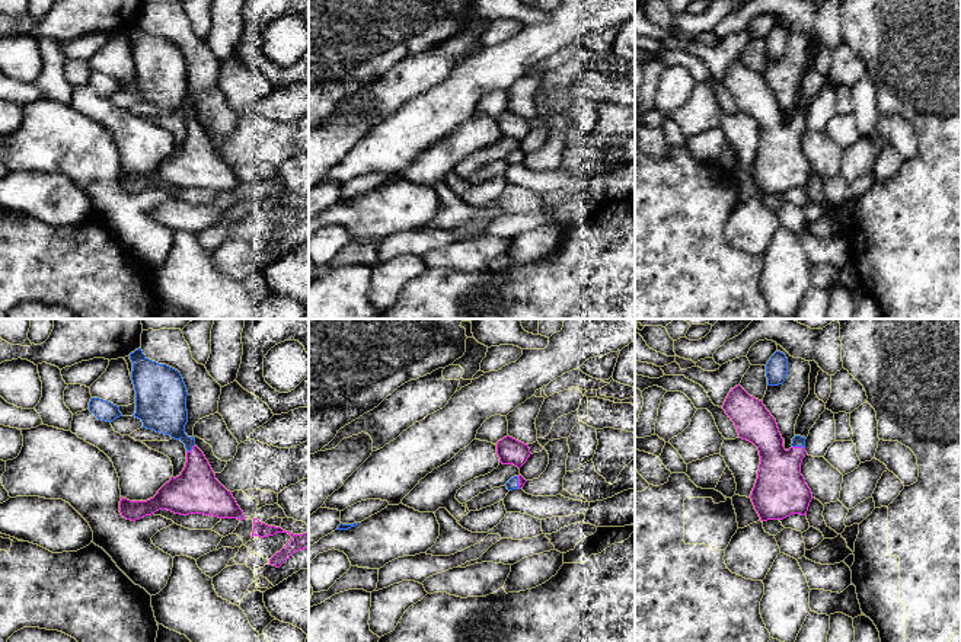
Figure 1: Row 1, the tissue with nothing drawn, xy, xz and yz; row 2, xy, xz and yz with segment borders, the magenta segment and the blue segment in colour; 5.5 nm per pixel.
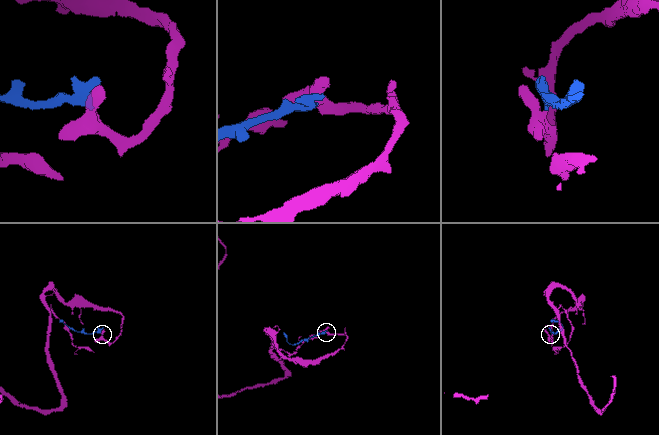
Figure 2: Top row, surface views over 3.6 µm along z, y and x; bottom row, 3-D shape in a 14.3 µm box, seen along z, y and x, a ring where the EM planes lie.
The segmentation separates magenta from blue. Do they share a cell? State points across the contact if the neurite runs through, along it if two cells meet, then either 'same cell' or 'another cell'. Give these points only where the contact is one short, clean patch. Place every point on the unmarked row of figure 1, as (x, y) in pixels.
same cell

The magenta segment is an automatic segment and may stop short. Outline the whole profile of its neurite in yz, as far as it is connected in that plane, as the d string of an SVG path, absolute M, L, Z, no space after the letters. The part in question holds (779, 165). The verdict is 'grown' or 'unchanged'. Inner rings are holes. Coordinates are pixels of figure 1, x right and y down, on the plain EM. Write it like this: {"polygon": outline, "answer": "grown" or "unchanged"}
{"polygon": "M740 58L731 63L722 83L734 96L738 111L759 124L760 138L750 172L760 194L807 189L812 173L801 148L807 112L795 109L792 121L786 124L776 93L762 74L750 70Z", "answer": "grown"}

